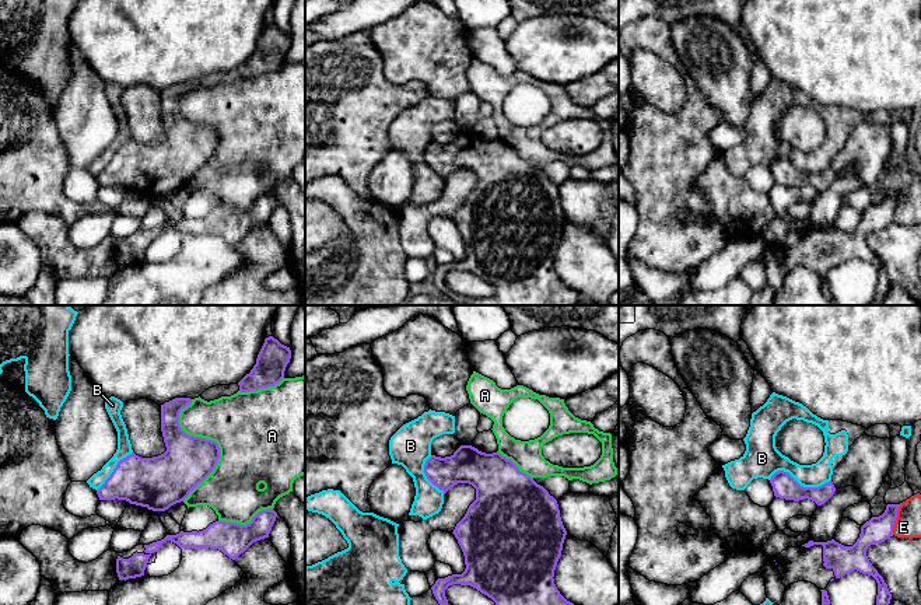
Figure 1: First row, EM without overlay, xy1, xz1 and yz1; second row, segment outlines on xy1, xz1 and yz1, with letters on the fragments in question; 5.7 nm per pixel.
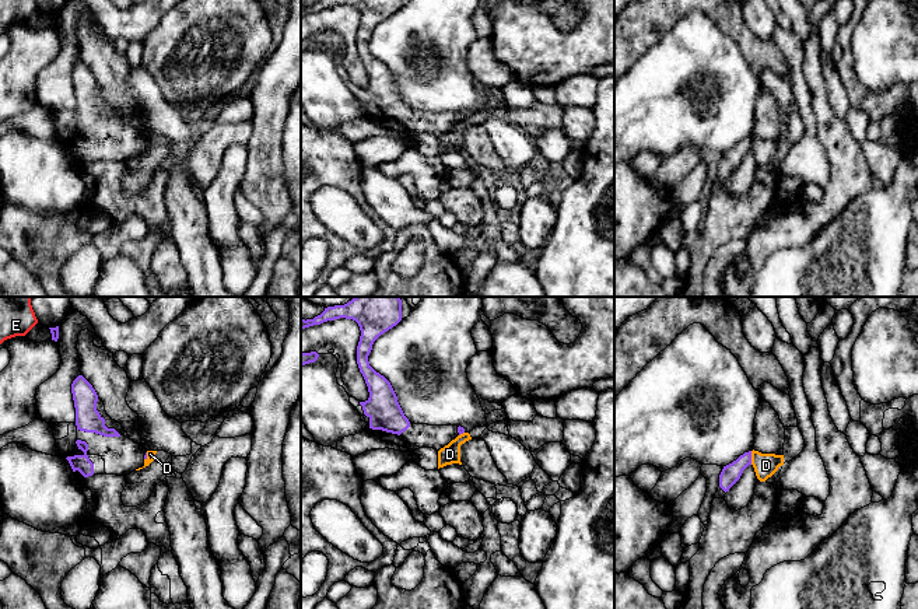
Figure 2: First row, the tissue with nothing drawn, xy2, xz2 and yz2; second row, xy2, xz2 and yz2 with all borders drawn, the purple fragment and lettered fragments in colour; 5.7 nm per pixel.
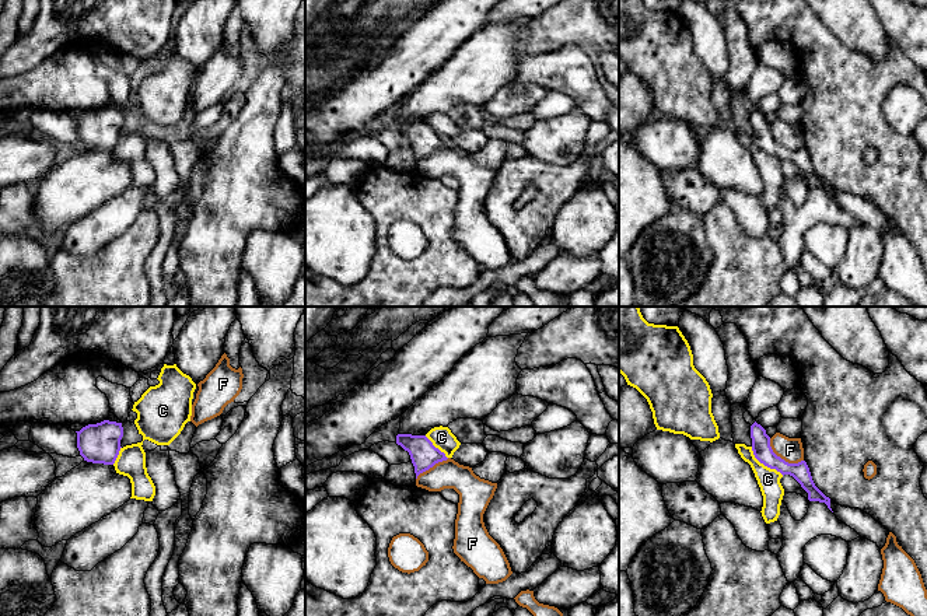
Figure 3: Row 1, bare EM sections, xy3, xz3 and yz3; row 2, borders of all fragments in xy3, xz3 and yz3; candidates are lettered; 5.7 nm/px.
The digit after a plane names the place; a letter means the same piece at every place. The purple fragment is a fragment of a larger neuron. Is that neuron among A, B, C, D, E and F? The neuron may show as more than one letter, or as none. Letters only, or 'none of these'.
none of these

